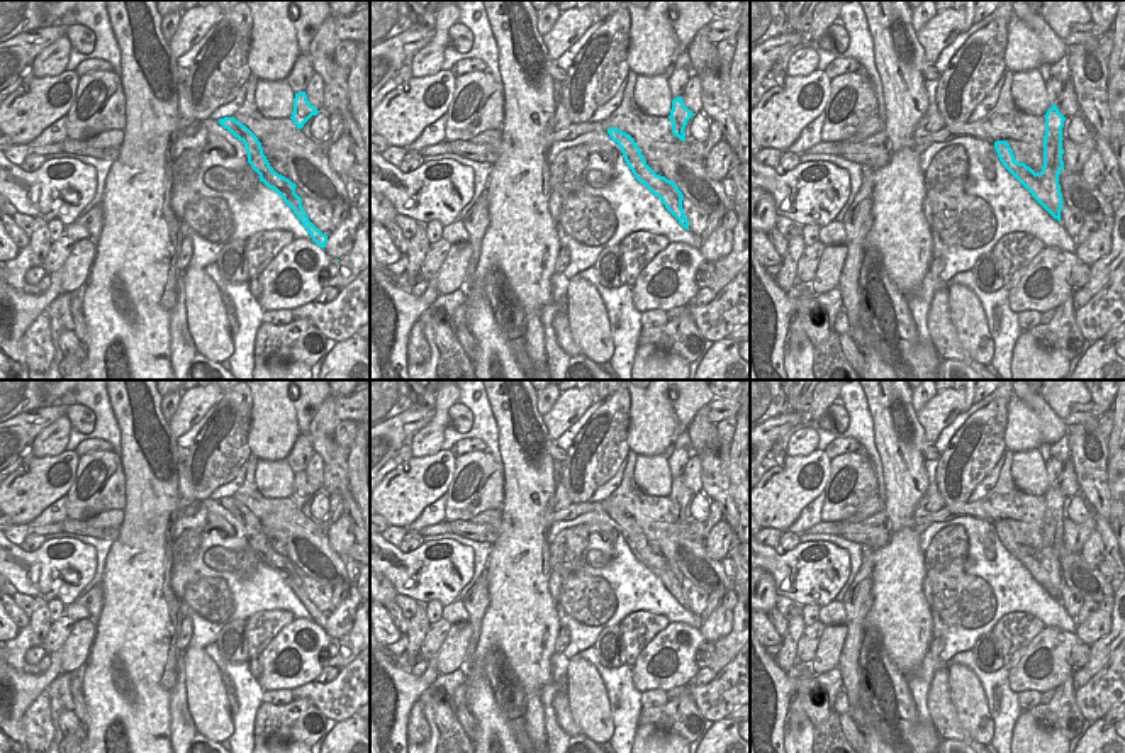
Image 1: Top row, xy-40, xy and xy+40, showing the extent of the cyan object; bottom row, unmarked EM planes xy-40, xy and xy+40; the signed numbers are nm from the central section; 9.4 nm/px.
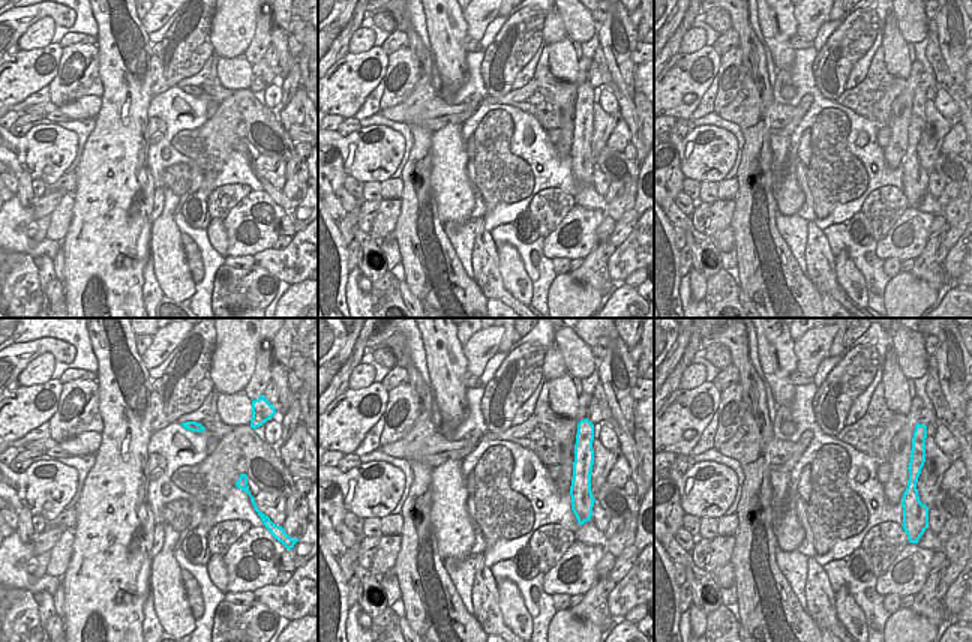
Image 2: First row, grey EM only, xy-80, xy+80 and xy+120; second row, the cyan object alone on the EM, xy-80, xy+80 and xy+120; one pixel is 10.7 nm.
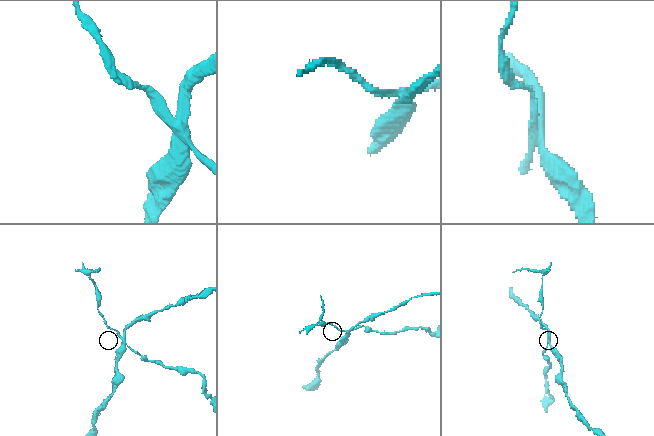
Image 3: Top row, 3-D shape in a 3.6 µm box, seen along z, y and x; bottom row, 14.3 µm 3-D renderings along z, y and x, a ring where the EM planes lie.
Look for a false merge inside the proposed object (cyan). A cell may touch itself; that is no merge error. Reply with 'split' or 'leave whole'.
split

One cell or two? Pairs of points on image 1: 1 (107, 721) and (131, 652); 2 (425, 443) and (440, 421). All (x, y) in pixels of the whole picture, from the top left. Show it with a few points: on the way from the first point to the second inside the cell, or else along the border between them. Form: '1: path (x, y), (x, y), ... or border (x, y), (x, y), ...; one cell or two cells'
1: path (128, 709), (138, 701), (131, 672); one cell
2: path (430, 438), (436, 426); one cell

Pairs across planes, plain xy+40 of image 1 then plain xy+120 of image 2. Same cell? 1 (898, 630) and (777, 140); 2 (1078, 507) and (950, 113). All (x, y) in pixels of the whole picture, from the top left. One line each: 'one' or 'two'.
1: one
2: one

